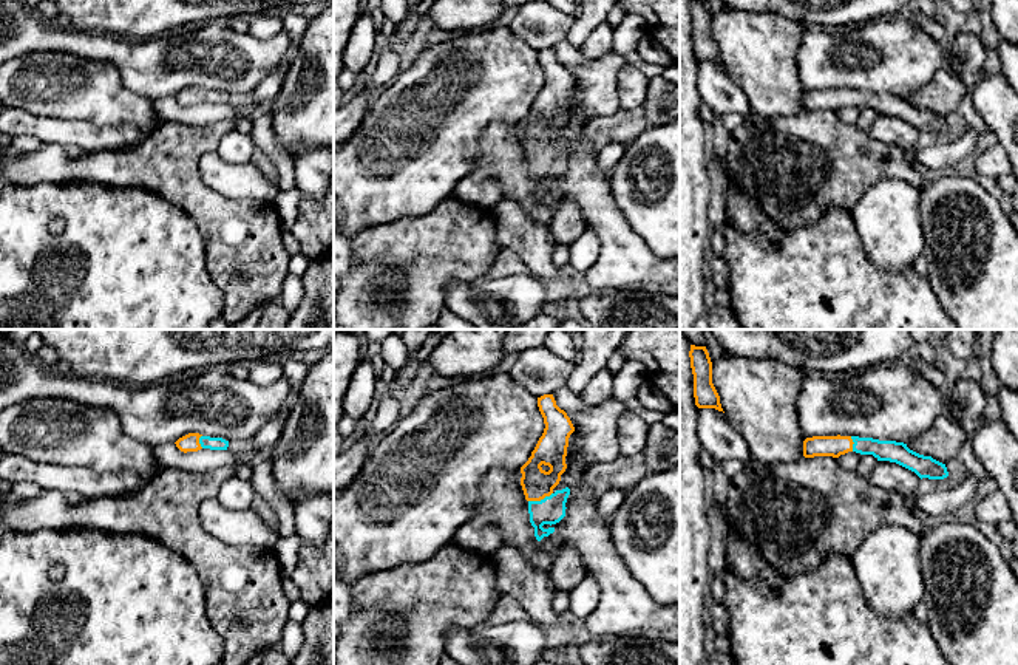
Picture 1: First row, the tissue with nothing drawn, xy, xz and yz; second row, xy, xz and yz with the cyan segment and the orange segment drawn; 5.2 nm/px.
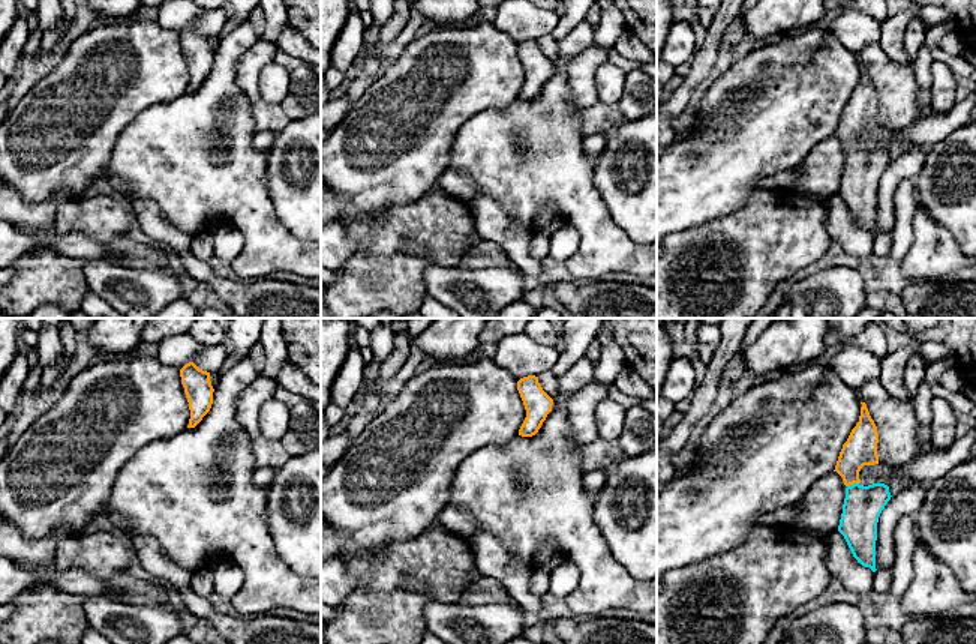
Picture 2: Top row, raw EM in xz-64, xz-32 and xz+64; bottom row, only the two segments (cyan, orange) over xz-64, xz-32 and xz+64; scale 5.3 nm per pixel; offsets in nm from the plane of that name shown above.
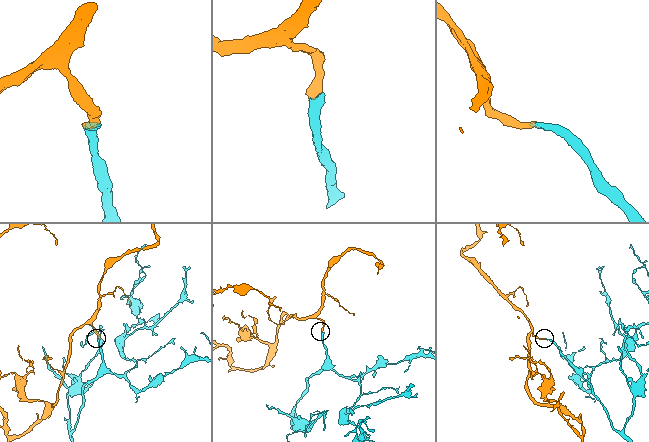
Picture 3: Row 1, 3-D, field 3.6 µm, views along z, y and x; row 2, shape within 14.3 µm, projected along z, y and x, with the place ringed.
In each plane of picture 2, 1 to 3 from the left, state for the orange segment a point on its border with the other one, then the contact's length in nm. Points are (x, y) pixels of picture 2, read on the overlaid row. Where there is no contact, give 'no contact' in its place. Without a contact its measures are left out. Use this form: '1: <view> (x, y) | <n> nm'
1: no contact
2: no contact
3: xz+64 (853, 484) | 70 nm

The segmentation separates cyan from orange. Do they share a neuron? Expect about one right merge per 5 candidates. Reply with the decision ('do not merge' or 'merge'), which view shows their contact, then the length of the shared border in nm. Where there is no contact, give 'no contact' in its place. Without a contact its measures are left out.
merge; meets cyan in xz; contact 140 nm long

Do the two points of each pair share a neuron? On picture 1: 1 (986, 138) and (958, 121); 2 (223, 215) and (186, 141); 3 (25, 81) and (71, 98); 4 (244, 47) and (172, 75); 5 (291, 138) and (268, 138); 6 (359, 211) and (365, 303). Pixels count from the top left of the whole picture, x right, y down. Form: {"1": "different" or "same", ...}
{"1": "same", "2": "same", "3": "same", "4": "same", "5": "different", "6": "different"}

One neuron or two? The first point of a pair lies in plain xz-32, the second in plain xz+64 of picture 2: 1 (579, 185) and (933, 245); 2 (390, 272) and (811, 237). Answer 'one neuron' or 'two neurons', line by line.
1: one neuron
2: one neuron

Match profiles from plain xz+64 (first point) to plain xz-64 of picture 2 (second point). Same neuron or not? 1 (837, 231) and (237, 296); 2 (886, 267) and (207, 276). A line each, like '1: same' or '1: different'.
1: same
2: different

